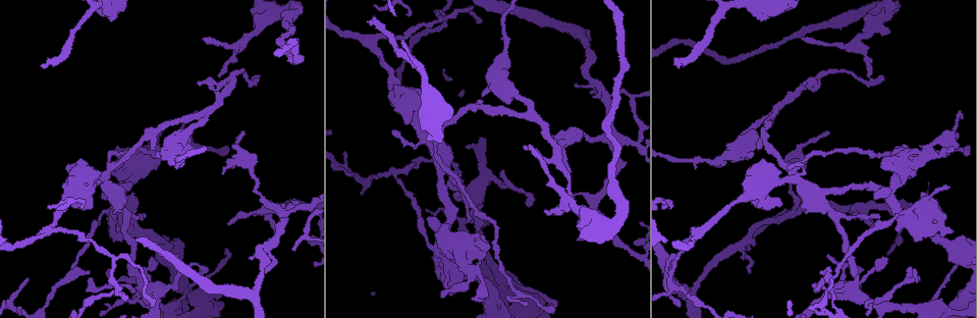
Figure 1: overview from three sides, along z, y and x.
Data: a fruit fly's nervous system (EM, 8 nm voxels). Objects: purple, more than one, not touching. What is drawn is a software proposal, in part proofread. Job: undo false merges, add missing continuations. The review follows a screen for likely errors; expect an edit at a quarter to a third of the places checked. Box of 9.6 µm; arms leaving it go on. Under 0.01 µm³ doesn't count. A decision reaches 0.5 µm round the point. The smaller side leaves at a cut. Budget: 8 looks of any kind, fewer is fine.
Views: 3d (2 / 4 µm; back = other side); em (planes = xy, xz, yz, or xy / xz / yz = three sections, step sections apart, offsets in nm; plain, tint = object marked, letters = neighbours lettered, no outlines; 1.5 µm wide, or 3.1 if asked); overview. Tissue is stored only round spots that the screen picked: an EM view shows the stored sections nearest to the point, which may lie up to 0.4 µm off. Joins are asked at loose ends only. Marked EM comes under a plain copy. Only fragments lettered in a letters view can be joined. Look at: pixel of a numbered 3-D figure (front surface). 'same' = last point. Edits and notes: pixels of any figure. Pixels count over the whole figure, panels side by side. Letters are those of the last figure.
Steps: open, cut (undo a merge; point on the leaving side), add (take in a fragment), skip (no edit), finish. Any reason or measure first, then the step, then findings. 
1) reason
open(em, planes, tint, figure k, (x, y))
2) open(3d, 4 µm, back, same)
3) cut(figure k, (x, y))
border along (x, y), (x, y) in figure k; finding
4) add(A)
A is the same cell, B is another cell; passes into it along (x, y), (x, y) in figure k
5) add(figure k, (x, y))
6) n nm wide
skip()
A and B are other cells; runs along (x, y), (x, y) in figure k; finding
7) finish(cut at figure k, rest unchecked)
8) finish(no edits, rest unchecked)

free end
open(em, xz, step 4, letters, figure 1, (202, 40))

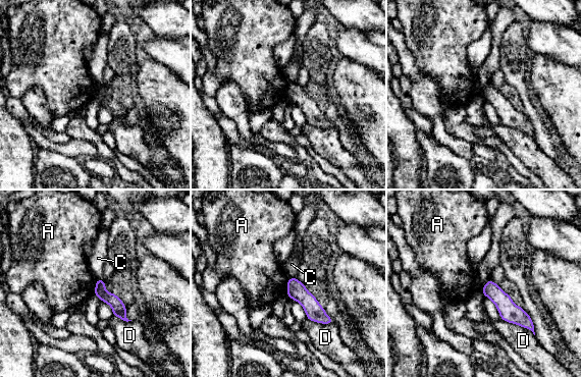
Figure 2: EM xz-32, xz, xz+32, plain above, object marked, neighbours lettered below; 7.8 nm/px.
skip()
A, C and D are other cells; border along (96, 278), (94, 295) in figure 2; none of them fits

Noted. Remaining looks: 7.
branch stops here
open(3d, 4 µm, back, figure 1, (370, 21))

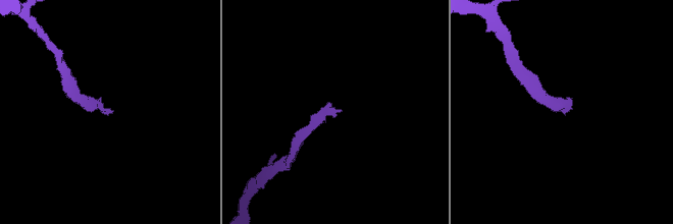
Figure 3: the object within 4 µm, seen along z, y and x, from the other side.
now the EM
open(em, yz, step 8, letters, figure 3, (563, 111))

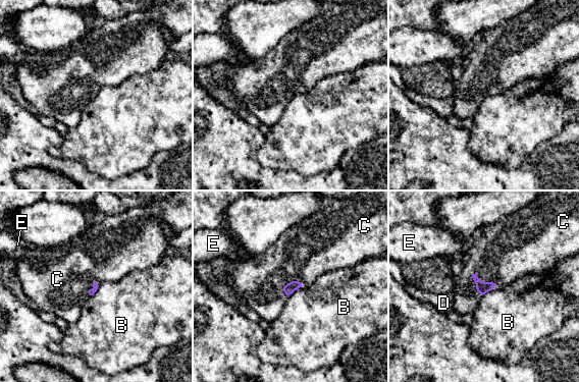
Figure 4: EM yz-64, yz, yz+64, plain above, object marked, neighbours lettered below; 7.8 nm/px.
open(em, planes, letters, same)

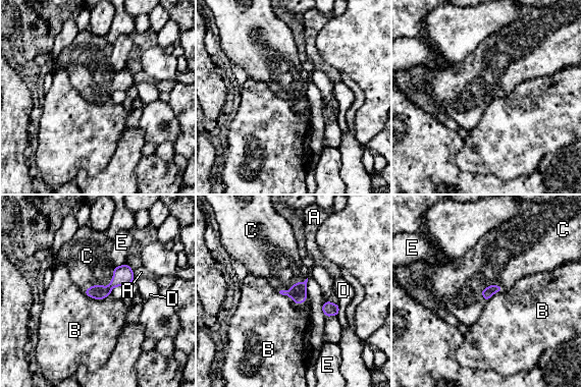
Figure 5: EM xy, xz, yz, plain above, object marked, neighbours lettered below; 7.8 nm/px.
add(C)
C is the same cell, A, B, D and E are other cells; passes into it along (123, 275), (105, 287), (88, 261) in figure 5; it goes on there

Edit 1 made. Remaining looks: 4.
sudden change in width
open(em, planes, tint, figure 1, (247, 159))

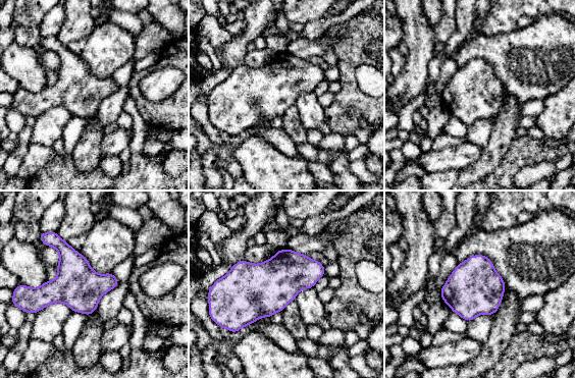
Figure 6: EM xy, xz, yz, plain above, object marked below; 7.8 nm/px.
open(em, planes, letters, same)

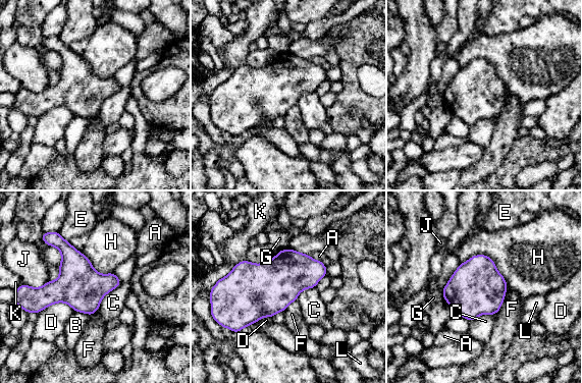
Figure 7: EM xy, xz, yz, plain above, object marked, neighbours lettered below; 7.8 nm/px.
260 nm wide
skip()
A, B, C, D, E, F, G, H, J, K and L are other cells; border along (121, 282), (102, 298), (97, 310) in figure 7; all the same neuron

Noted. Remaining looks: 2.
finish(add at figure 5, rest unchecked)

